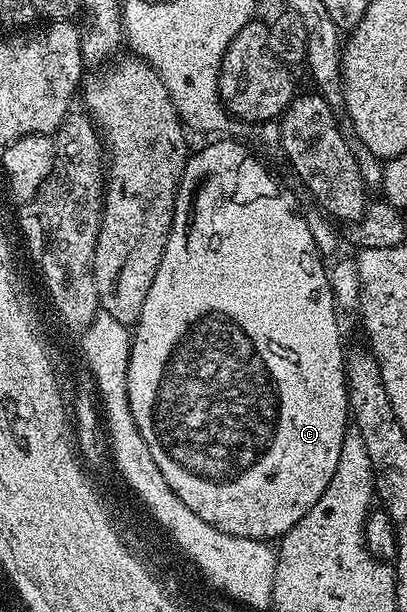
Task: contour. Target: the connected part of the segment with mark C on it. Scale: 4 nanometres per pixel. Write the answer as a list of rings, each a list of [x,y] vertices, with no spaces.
[[[221,140],[210,141],[213,143],[210,146],[203,147],[198,154],[197,151],[190,153],[189,163],[185,165],[185,171],[177,189],[177,199],[173,209],[173,223],[163,252],[163,260],[155,272],[155,280],[151,280],[147,300],[143,300],[143,312],[139,316],[139,320],[131,334],[133,347],[127,364],[127,398],[131,404],[131,416],[135,416],[135,424],[139,424],[139,432],[143,436],[143,440],[147,440],[147,448],[151,452],[159,472],[163,472],[163,480],[167,480],[167,484],[171,484],[175,496],[179,496],[179,500],[183,500],[183,504],[187,504],[187,508],[191,508],[191,512],[195,512],[195,516],[199,516],[199,520],[203,520],[207,524],[211,524],[211,528],[219,528],[219,532],[227,532],[231,536],[279,540],[287,531],[295,528],[295,524],[299,524],[299,520],[303,520],[303,516],[307,516],[307,512],[311,512],[315,500],[319,500],[319,496],[323,496],[327,484],[331,484],[331,476],[335,476],[335,468],[339,465],[339,452],[343,448],[343,436],[351,426],[349,393],[345,387],[345,356],[347,350],[346,347],[341,347],[341,326],[337,323],[339,311],[337,303],[333,301],[333,293],[329,287],[327,266],[320,252],[315,248],[311,228],[307,228],[307,220],[302,207],[300,205],[297,207],[296,196],[287,187],[280,186],[273,179],[271,171],[261,170],[260,160],[243,143],[217,141]]]

